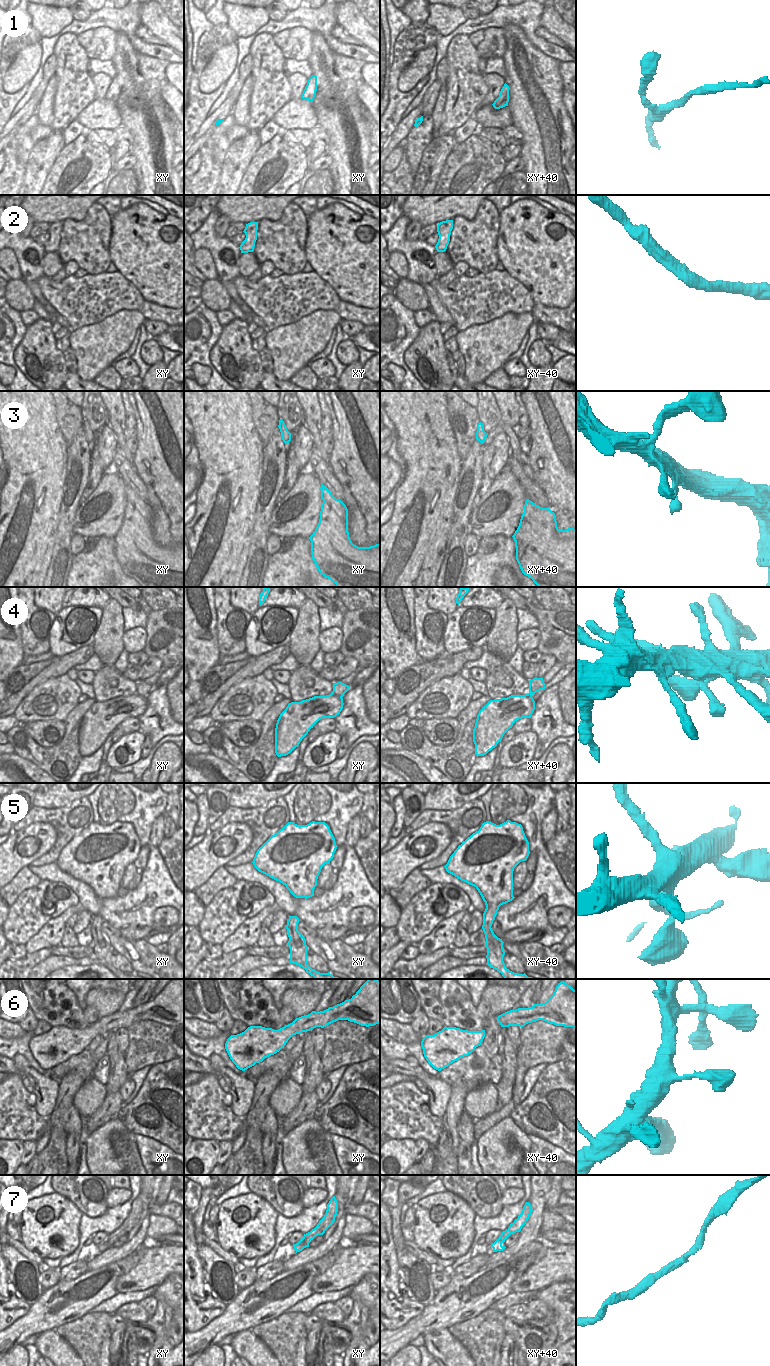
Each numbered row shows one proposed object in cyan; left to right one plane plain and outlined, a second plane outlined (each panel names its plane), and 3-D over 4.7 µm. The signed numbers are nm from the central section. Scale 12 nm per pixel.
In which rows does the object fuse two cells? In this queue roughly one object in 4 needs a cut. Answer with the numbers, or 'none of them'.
none of them

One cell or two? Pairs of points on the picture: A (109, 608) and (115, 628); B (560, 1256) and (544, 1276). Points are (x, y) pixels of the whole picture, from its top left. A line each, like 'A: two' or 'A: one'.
A: one
B: one

